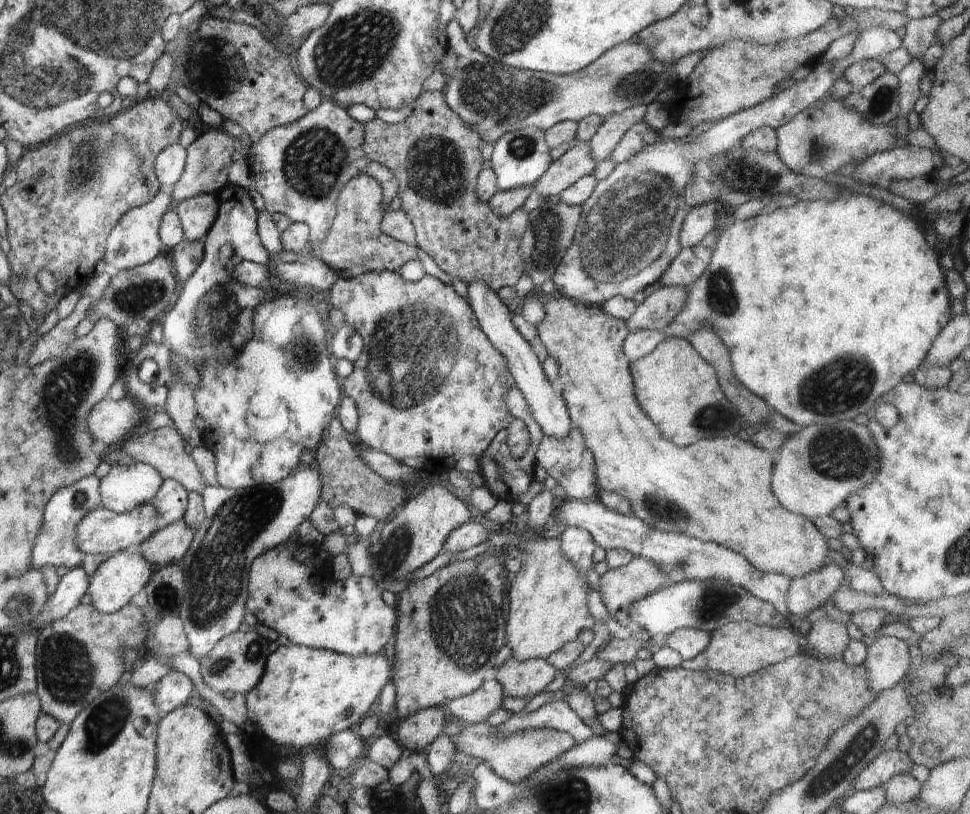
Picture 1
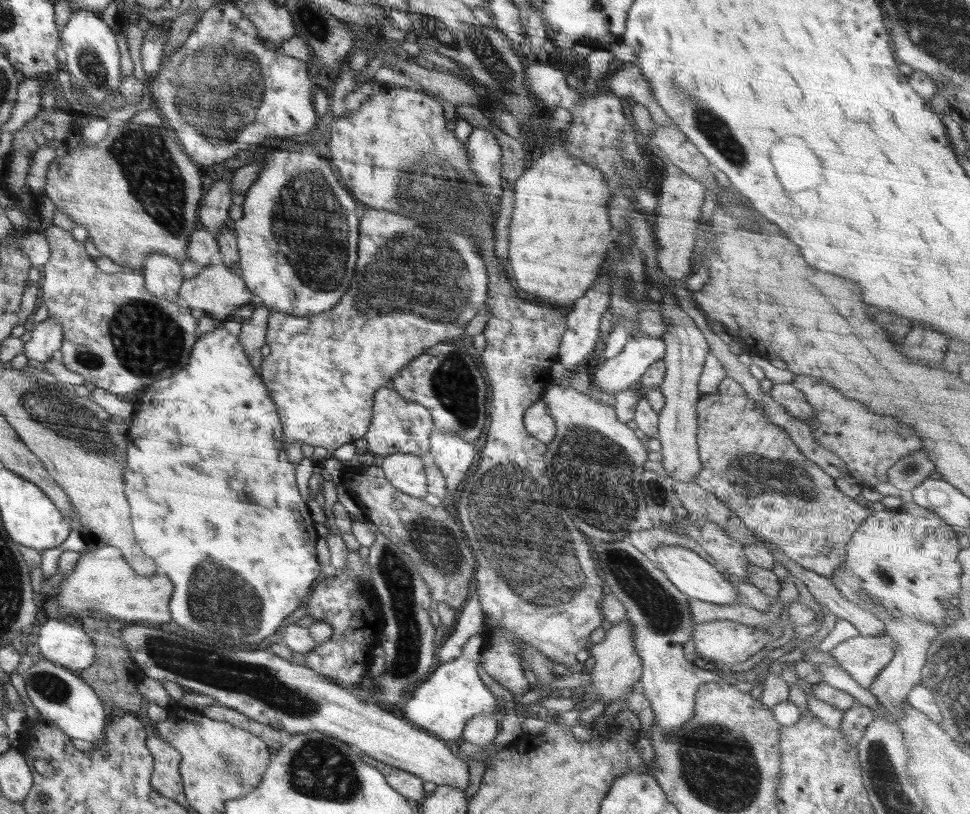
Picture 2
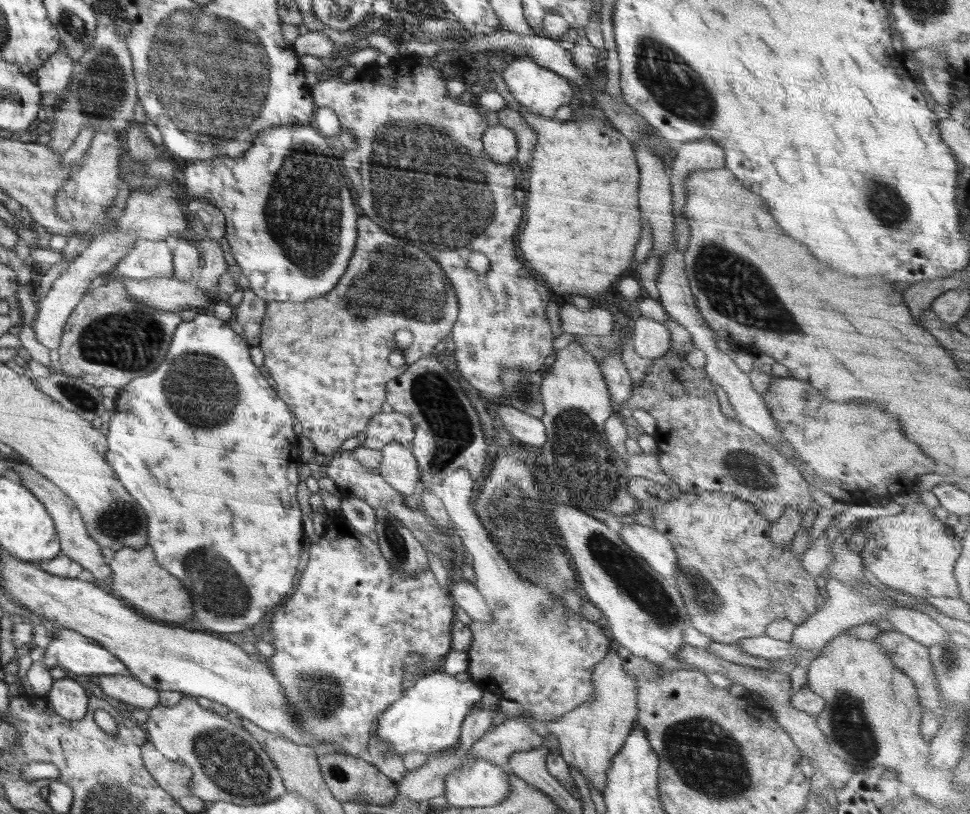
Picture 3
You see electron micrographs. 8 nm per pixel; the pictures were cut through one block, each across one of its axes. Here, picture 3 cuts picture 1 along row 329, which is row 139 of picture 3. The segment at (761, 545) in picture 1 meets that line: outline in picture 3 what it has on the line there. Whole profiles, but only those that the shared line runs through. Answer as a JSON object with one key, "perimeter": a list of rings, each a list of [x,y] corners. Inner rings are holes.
{"perimeter":[[[490,70],[496,91],[506,100],[508,108],[517,111],[537,134],[536,147],[530,157],[526,224],[518,240],[524,260],[550,284],[550,288],[558,288],[560,294],[580,294],[590,298],[586,296],[586,288],[588,294],[608,290],[618,276],[625,276],[622,272],[630,266],[640,236],[639,166],[632,145],[609,122],[584,118],[572,123],[527,112],[506,88],[503,74]]]}

